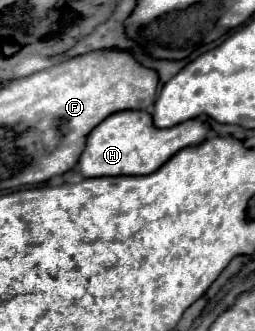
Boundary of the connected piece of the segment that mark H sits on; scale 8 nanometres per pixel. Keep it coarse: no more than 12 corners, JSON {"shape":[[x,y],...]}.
{"shape":[[145,110],[105,118],[87,138],[83,176],[151,174],[201,144],[199,118],[157,128]]}

